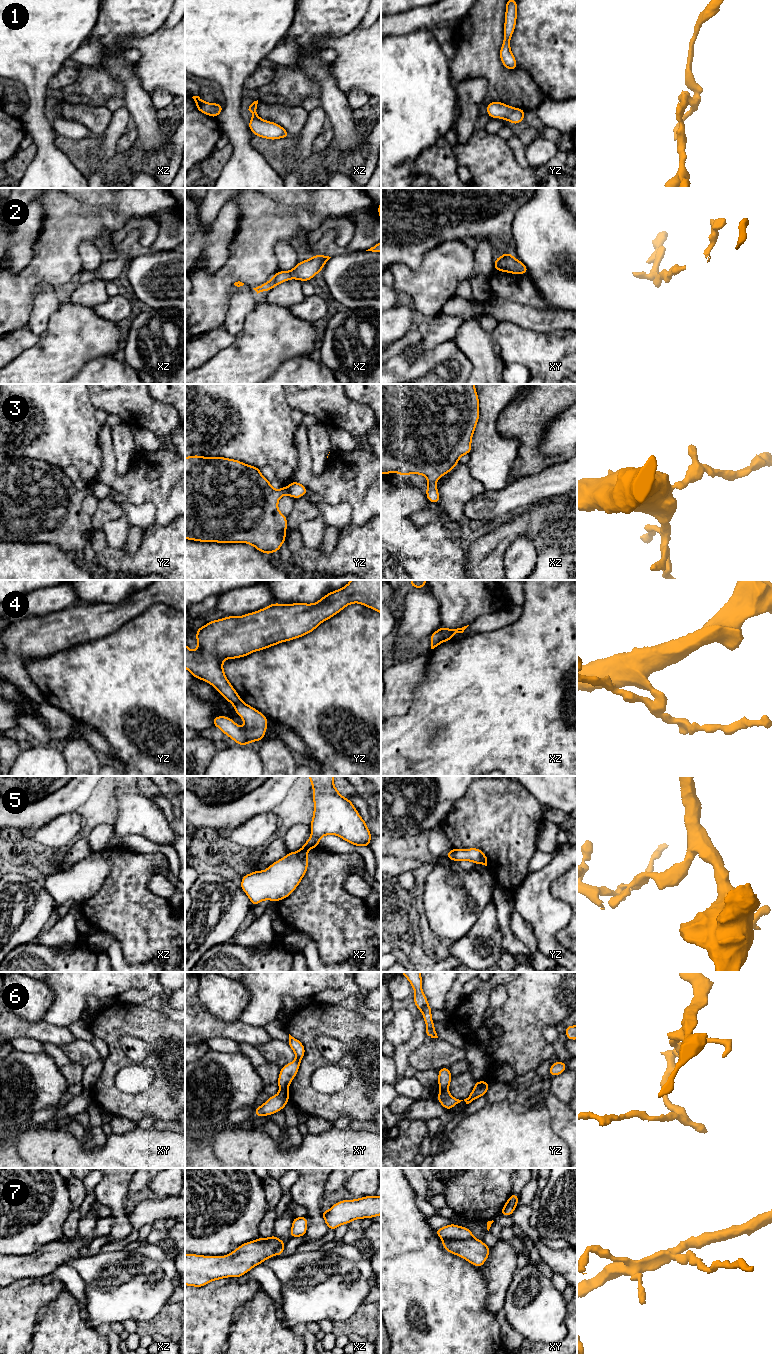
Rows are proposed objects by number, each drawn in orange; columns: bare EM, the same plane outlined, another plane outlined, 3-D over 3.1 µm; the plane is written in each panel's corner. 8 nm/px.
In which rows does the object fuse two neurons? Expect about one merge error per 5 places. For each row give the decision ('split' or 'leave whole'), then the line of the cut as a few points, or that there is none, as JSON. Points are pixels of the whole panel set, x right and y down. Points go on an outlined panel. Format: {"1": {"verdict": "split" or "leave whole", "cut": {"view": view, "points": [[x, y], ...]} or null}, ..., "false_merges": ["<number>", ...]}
{"1": {"verdict": "leave whole", "cut": null}, "2": {"verdict": "leave whole", "cut": null}, "3": {"verdict": "leave whole", "cut": null}, "4": {"verdict": "split", "cut": {"view": "xz", "points": [[438, 629], [451, 638]]}}, "5": {"verdict": "leave whole", "cut": null}, "6": {"verdict": "split", "cut": {"view": "xy", "points": [[280, 1088], [287, 1090]]}}, "7": {"verdict": "leave whole", "cut": null}, "false_merges": ["4", "6"]}

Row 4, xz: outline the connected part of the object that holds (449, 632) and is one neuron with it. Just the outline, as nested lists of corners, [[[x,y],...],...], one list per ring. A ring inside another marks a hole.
[[[469,625],[464,626],[464,627],[462,627],[462,628],[457,628],[457,629],[449,629],[449,628],[440,627],[438,630],[442,631],[445,635],[447,635],[448,637],[450,637],[450,638],[452,639],[452,637],[453,637],[454,634],[463,633],[464,630],[465,630],[468,626],[469,626]]]

